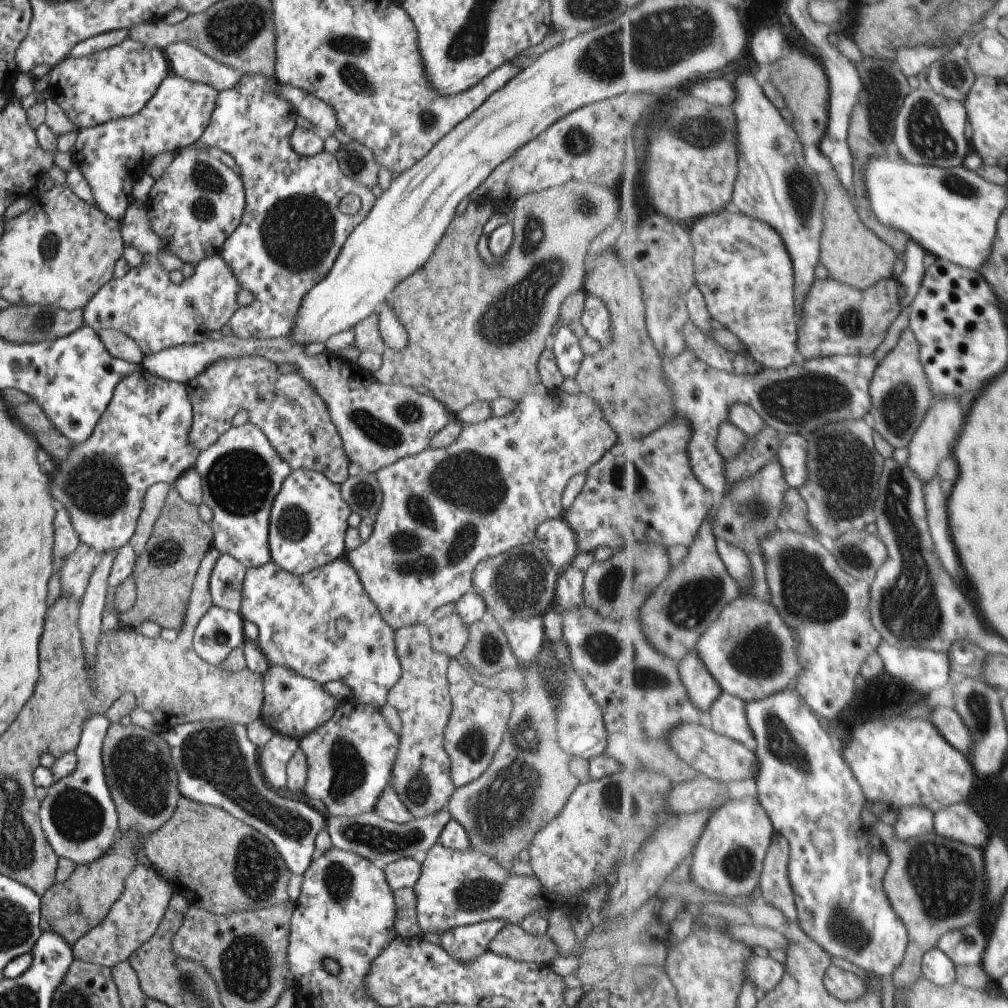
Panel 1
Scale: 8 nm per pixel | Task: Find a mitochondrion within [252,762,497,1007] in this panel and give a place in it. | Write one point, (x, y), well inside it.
(376, 838)

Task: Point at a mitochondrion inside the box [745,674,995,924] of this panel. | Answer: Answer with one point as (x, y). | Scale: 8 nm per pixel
(936, 884)

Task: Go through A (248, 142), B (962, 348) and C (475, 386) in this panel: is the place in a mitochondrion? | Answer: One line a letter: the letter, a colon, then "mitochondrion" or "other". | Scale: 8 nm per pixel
A: other
B: other
C: other

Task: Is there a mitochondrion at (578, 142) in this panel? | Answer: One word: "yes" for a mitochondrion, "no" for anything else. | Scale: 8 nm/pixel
yes

